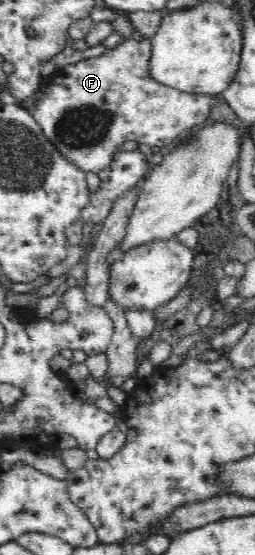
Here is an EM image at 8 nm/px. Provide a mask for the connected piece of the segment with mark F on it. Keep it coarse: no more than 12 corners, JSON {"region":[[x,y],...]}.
{"region":[[136,30],[42,78],[28,111],[82,171],[170,149],[222,93],[150,78]]}

